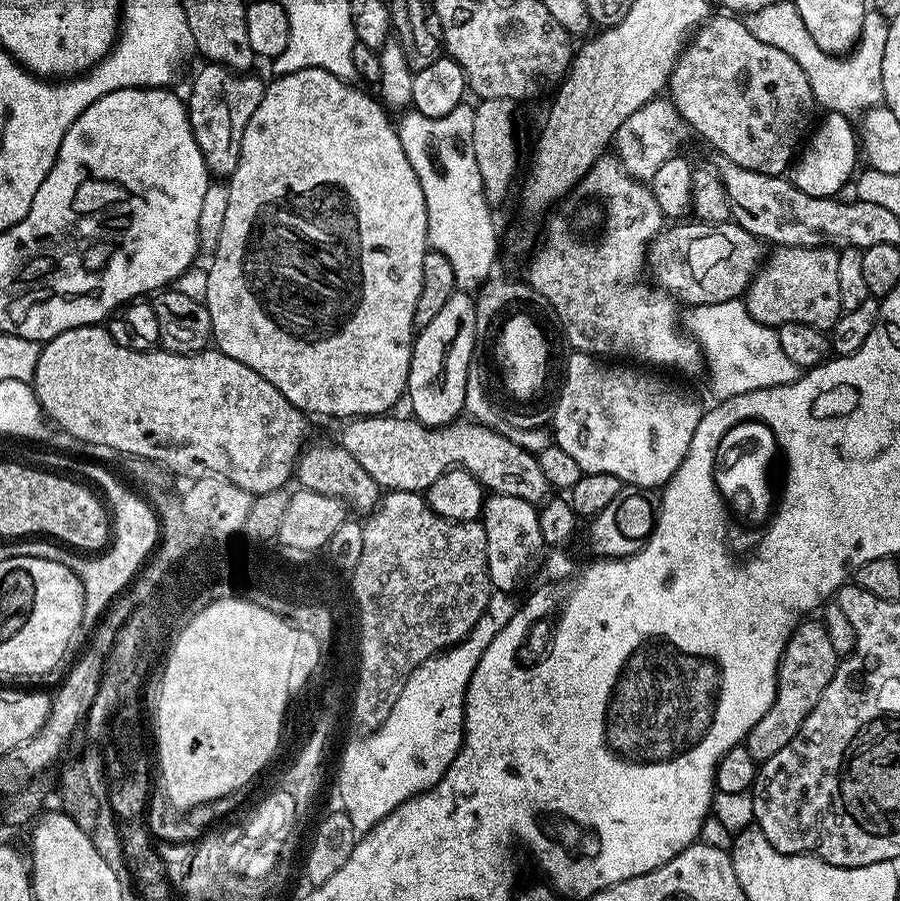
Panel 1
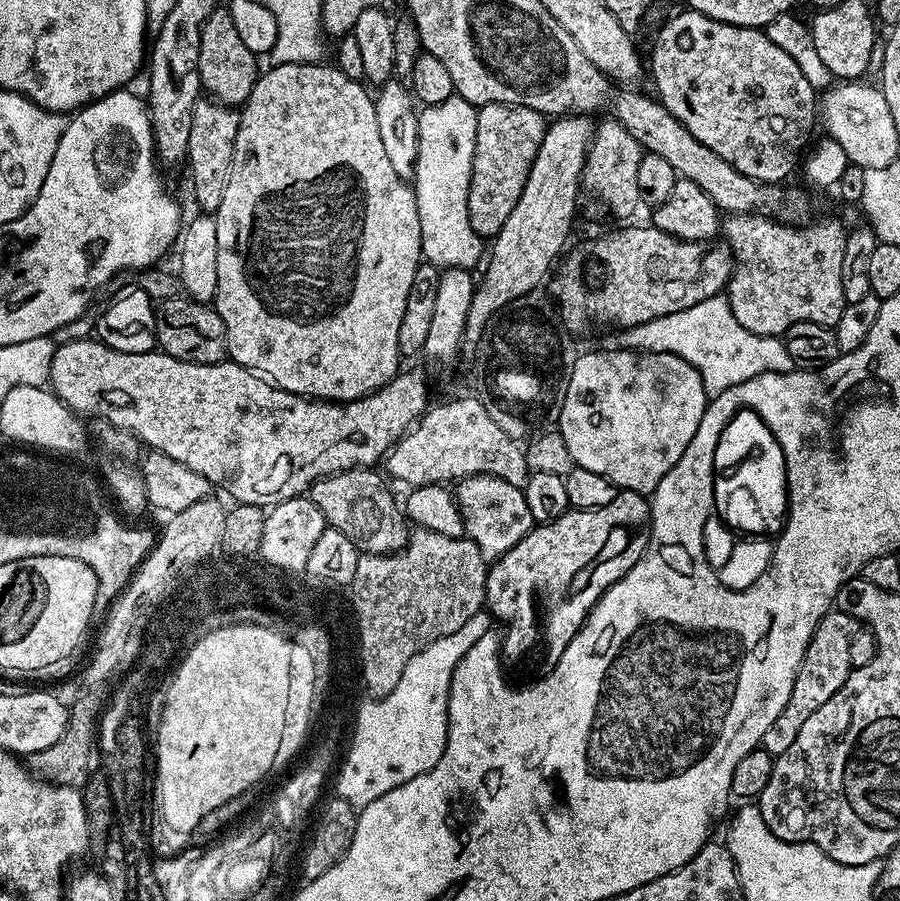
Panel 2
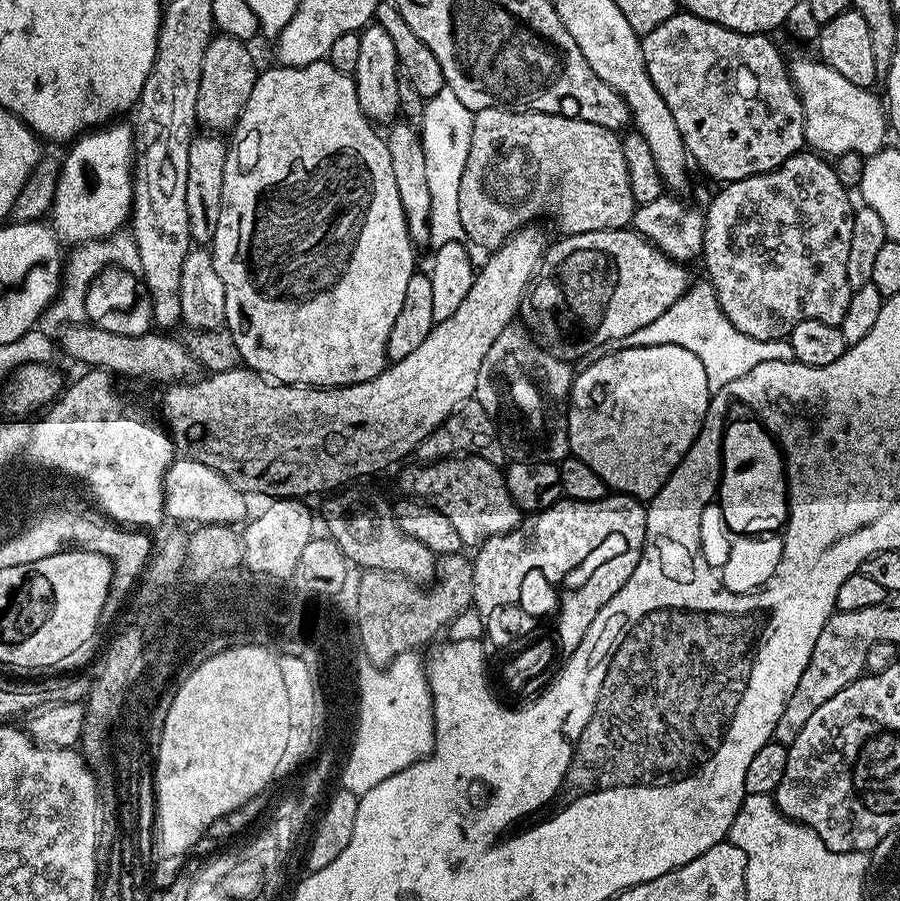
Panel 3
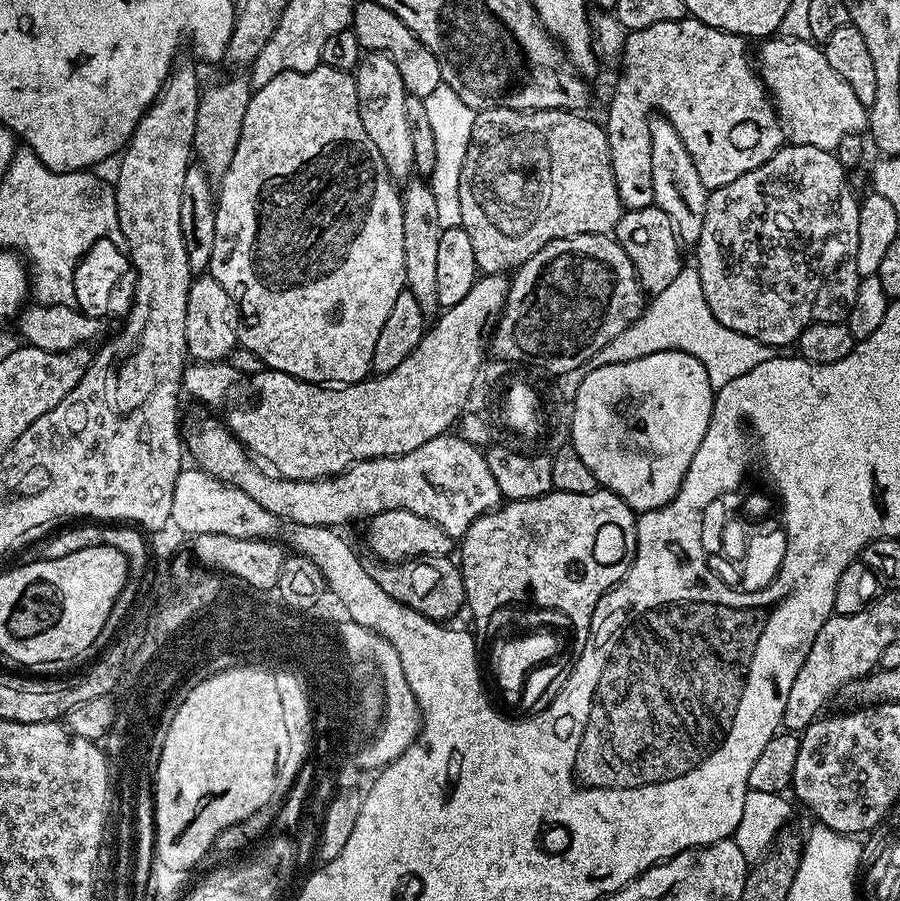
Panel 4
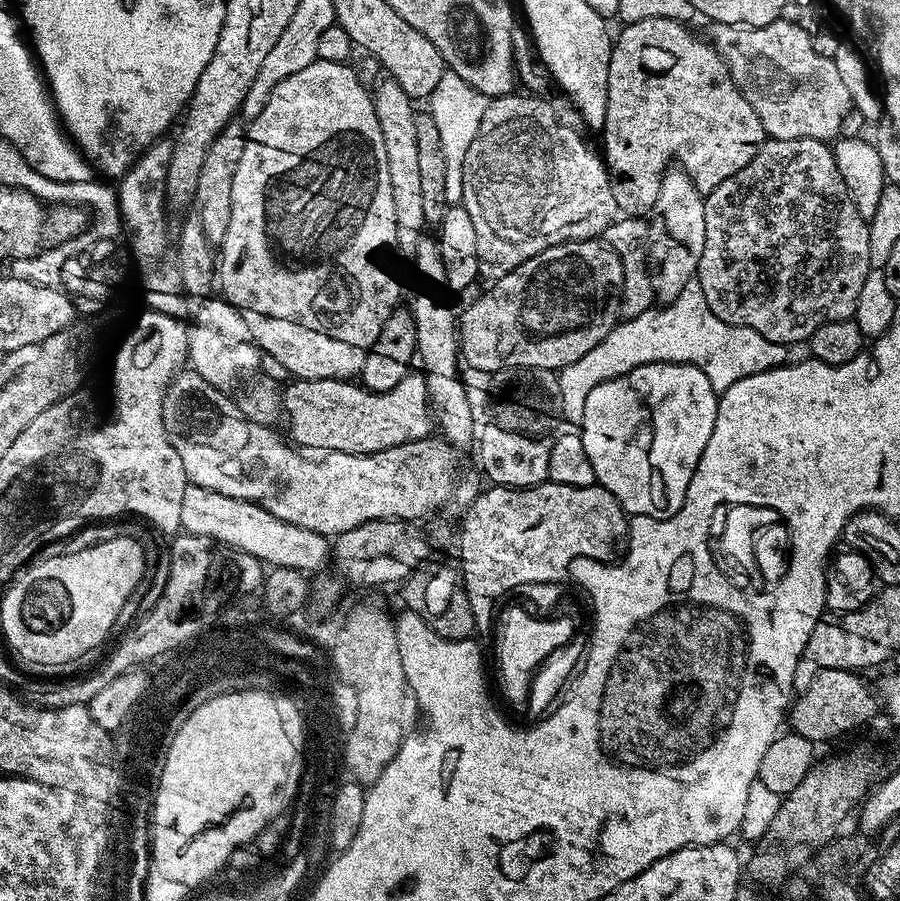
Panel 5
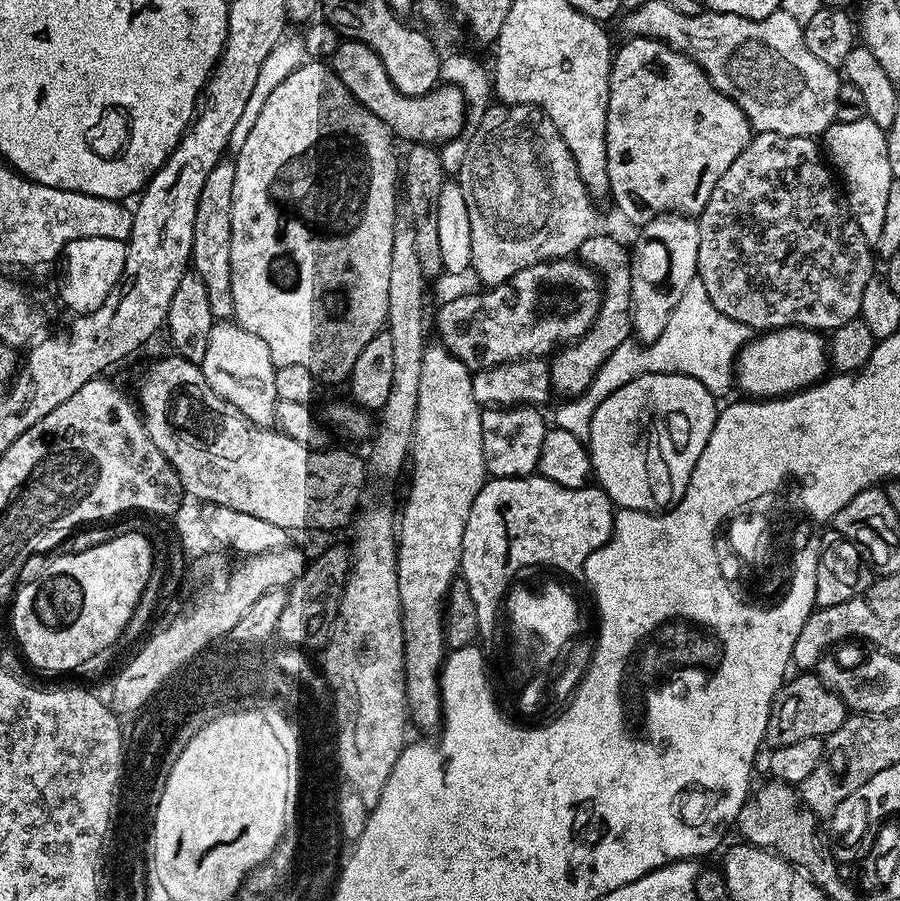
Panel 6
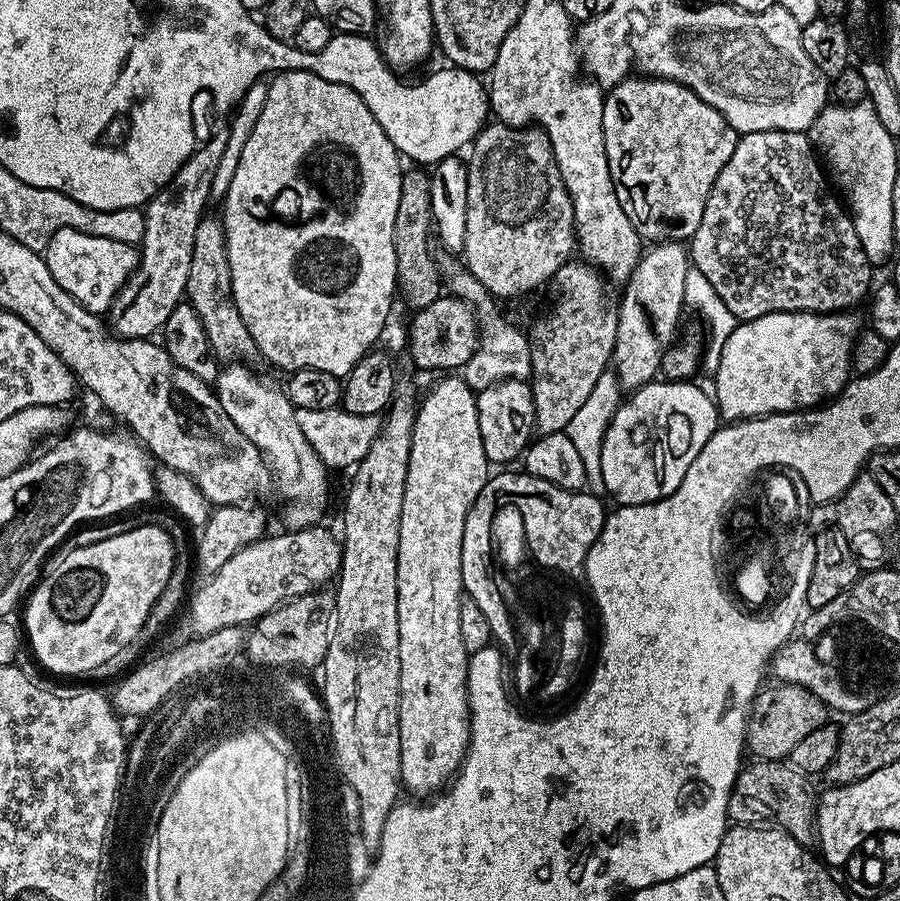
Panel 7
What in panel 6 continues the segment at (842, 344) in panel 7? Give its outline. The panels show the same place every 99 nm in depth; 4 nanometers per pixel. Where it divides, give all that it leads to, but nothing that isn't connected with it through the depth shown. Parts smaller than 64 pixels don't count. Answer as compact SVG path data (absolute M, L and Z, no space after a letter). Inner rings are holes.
M773 328L745 344L736 357L734 384L748 398L779 398L821 383L829 372L828 346L819 331L807 328Z

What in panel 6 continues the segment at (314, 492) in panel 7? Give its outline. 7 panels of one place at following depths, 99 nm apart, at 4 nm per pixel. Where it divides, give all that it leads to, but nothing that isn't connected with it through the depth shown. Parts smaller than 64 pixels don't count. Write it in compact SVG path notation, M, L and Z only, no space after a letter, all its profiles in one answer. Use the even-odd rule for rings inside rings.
M216 322L210 330L210 342L206 345L206 358L199 362L210 390L230 402L235 409L260 427L275 423L276 403L279 400L274 386L277 365L270 358L270 349L258 334L250 334L235 322Z

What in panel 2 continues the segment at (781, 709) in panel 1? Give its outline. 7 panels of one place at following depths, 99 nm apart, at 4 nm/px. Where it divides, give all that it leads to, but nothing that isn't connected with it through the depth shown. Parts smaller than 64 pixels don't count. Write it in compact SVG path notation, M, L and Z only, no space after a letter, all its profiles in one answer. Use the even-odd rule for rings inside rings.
M839 610L827 612L818 622L804 652L802 666L798 666L794 690L790 690L790 702L786 702L782 714L778 714L774 726L766 730L764 735L762 746L772 757L786 754L794 738L798 738L798 734L802 731L802 725L809 720L810 714L815 714L823 704L830 702L830 698L834 698L834 694L838 694L838 690L842 690L842 682L846 682L848 673L853 669L850 662L850 638L853 631L852 617Z

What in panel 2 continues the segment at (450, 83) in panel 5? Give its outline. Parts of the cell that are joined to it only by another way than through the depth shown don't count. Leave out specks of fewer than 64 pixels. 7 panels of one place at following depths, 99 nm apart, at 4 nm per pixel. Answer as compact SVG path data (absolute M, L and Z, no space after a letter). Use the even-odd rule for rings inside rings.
M453 94L446 98L446 102L425 107L418 118L418 158L414 191L418 222L422 230L420 251L427 263L434 264L441 270L475 269L475 264L481 263L486 252L485 241L474 230L474 226L470 226L468 213L477 111L477 105Z

